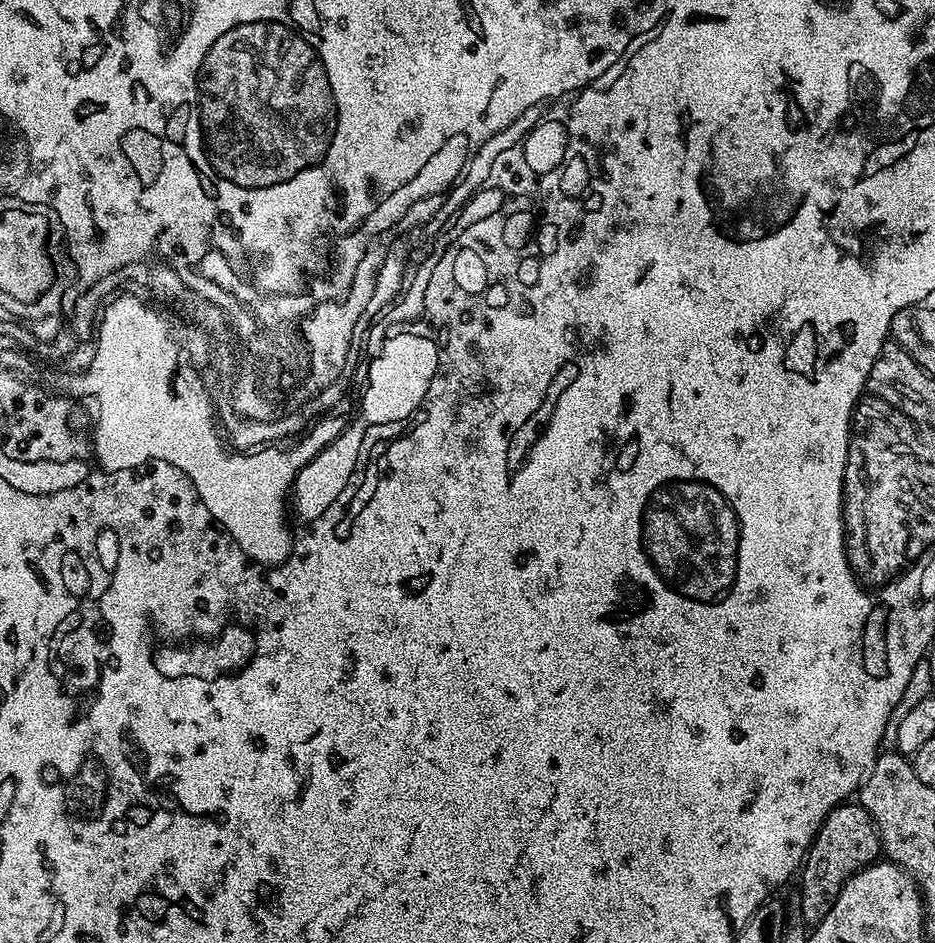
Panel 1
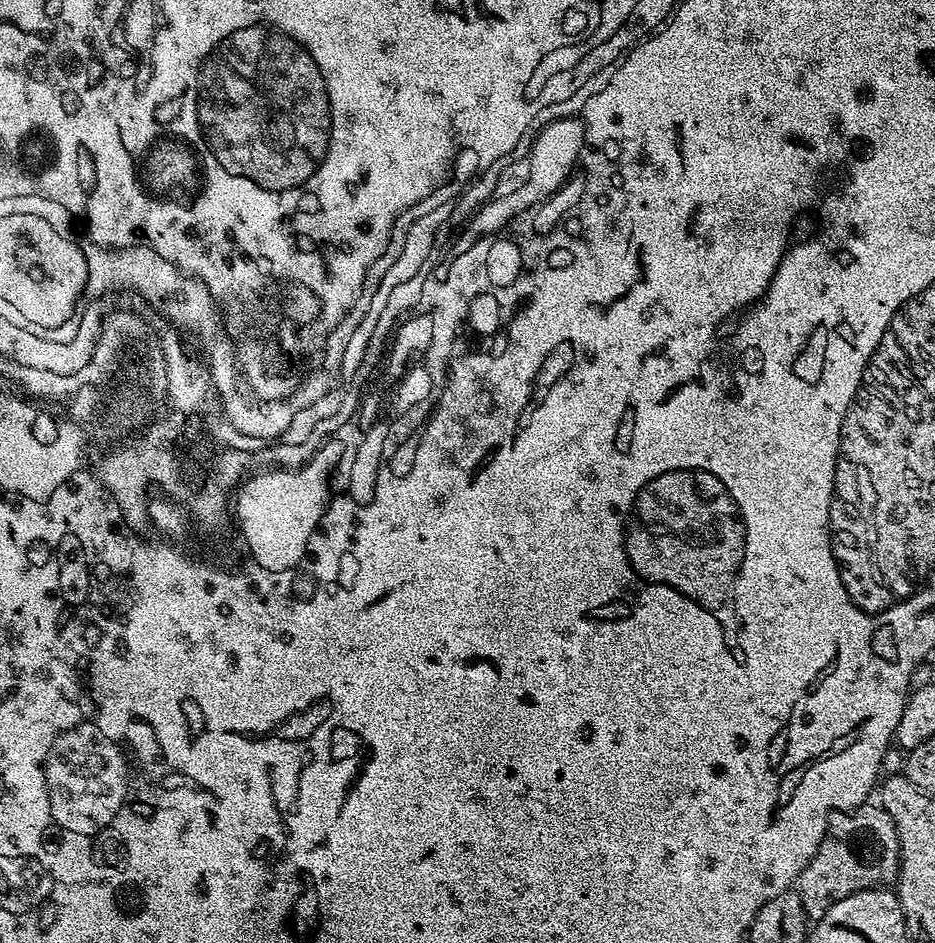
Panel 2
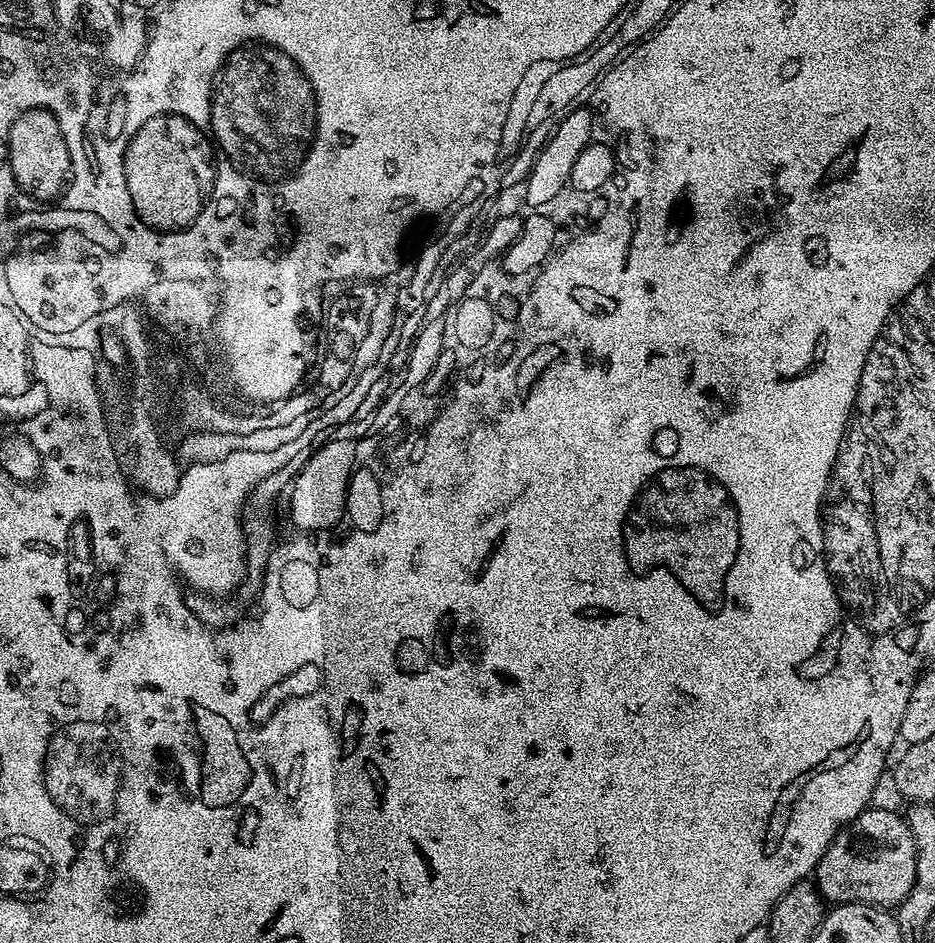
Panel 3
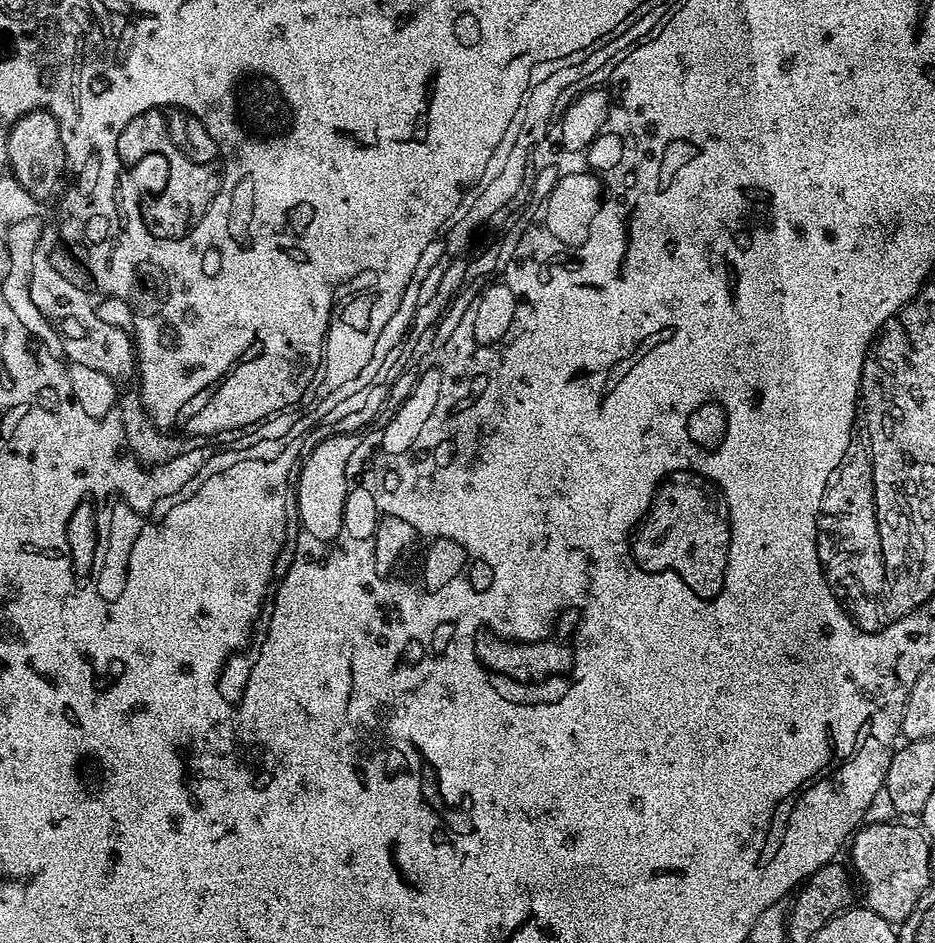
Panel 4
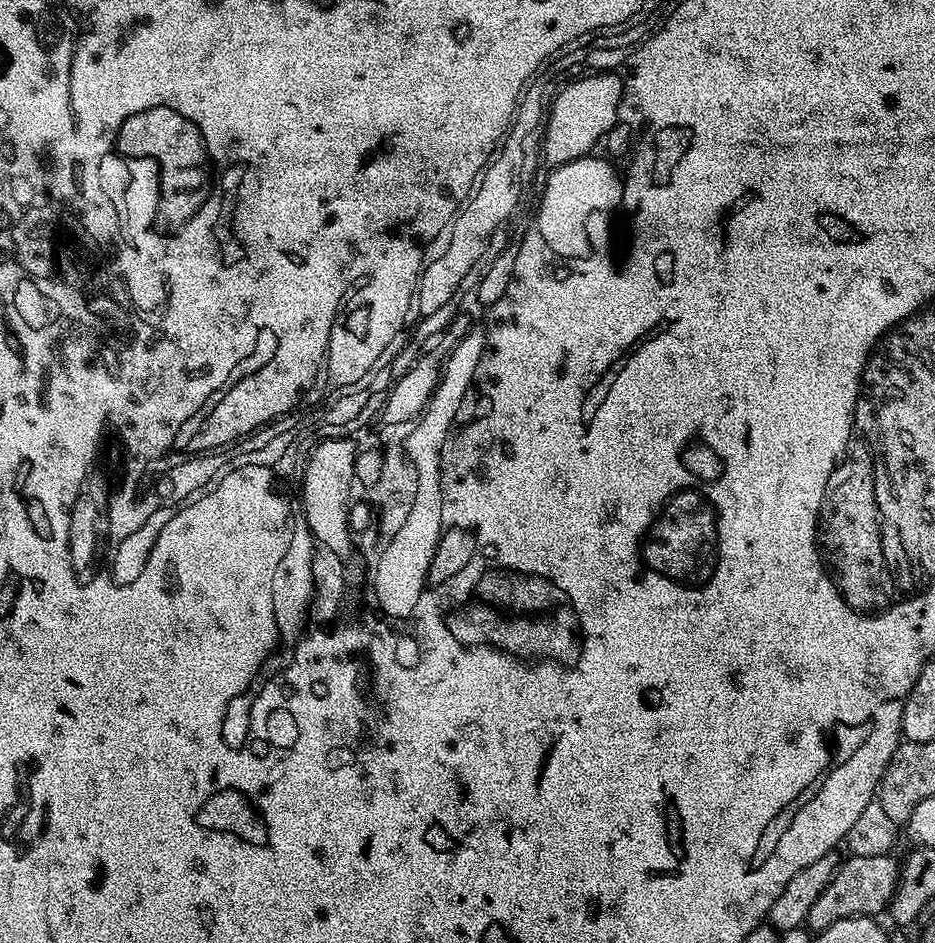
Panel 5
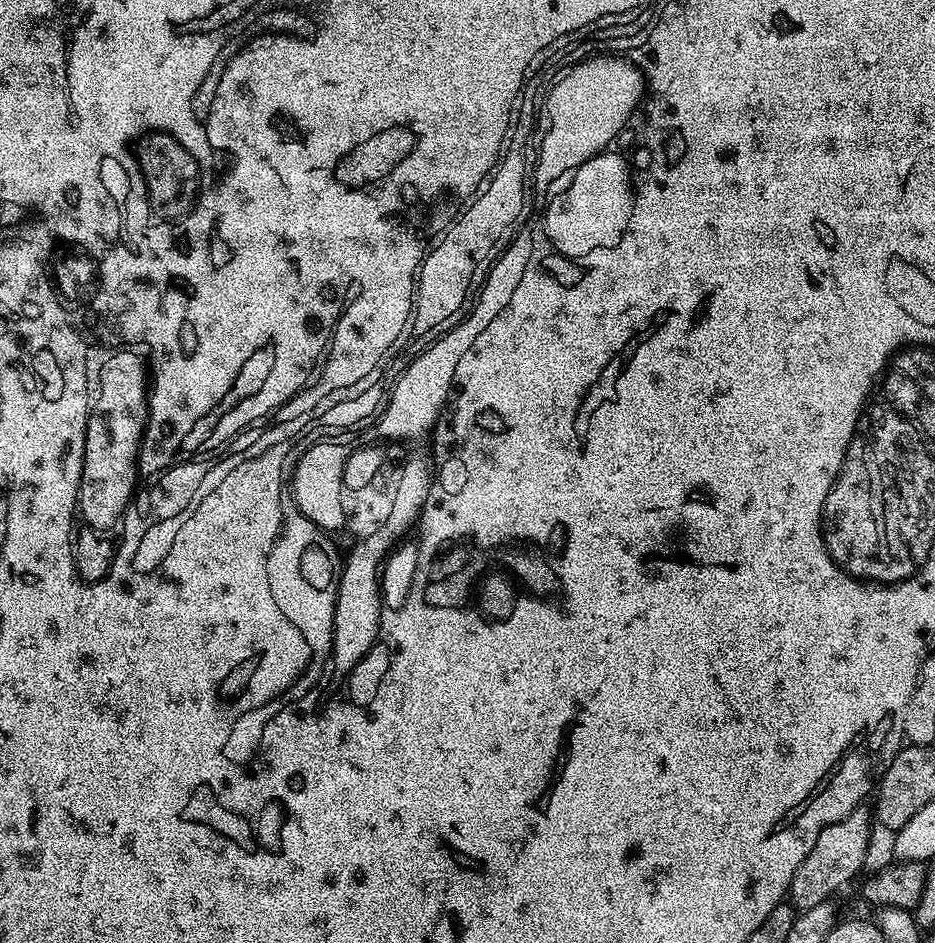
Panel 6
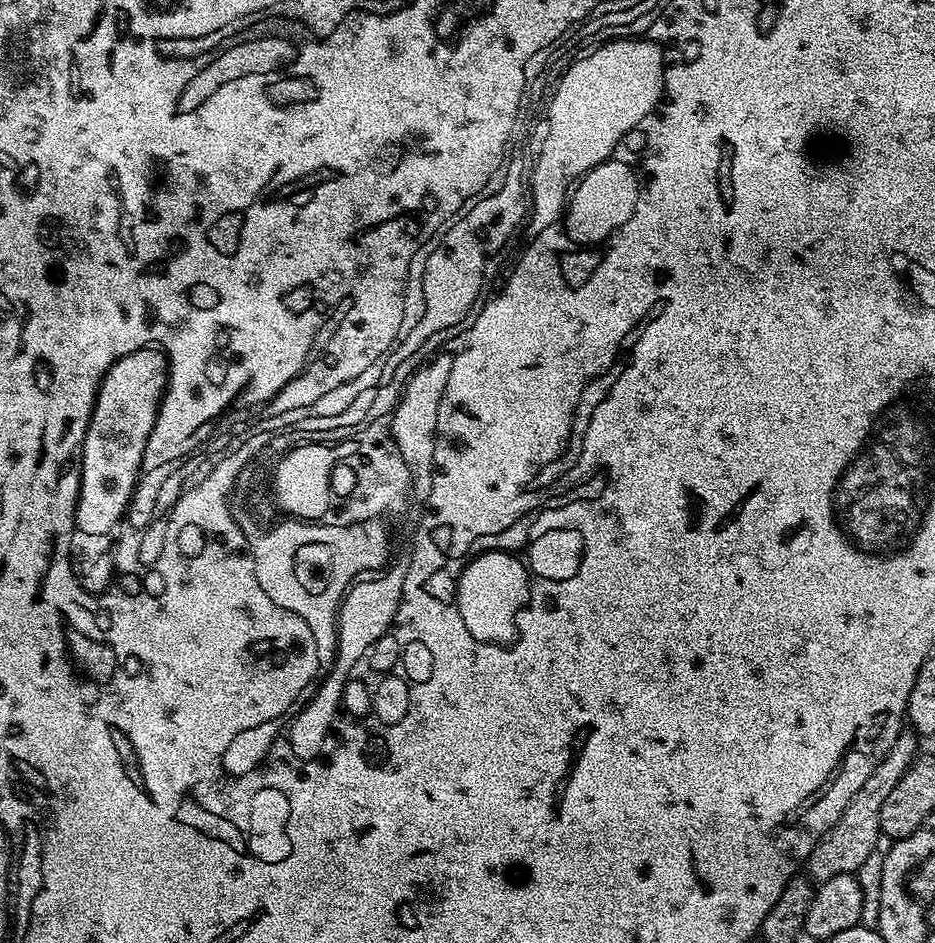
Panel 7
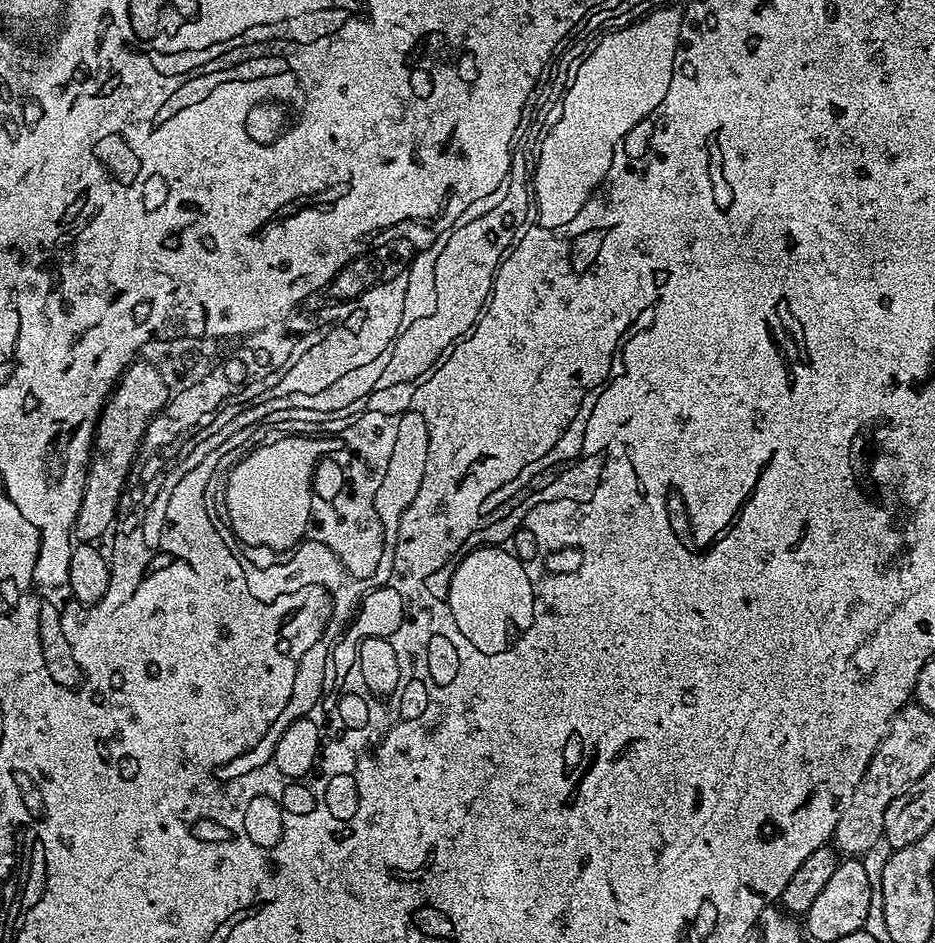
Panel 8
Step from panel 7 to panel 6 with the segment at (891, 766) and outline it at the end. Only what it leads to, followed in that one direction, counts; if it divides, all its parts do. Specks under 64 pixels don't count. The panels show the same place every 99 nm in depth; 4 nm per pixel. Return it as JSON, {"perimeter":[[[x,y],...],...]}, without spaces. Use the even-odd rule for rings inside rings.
{"perimeter":[[[861,806],[853,810],[845,820],[826,826],[822,834],[818,834],[818,842],[814,842],[814,850],[806,854],[802,866],[794,870],[794,878],[788,887],[787,899],[793,908],[800,912],[810,910],[810,906],[818,906],[818,902],[835,897],[835,892],[843,884],[848,884],[859,873],[863,873],[866,862],[866,848],[870,843],[871,828],[874,816],[867,807]]]}

